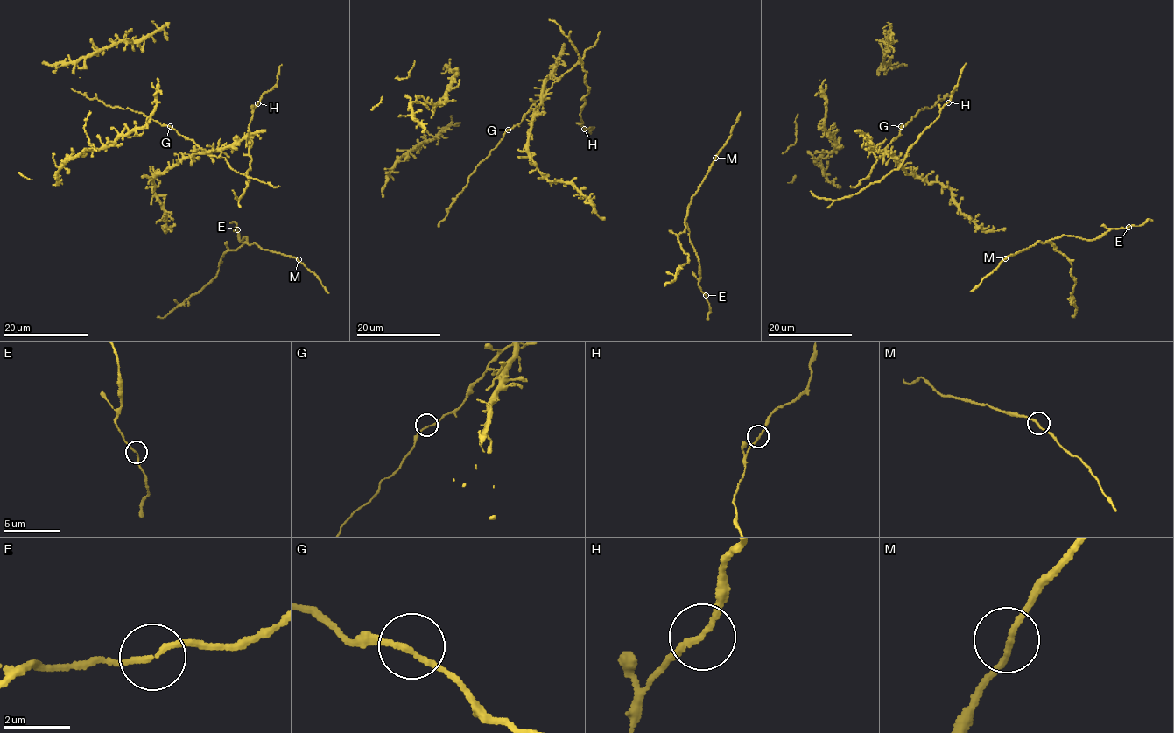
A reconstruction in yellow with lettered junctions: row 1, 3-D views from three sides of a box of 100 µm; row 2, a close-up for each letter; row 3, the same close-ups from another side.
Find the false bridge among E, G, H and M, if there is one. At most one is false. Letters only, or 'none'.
none

